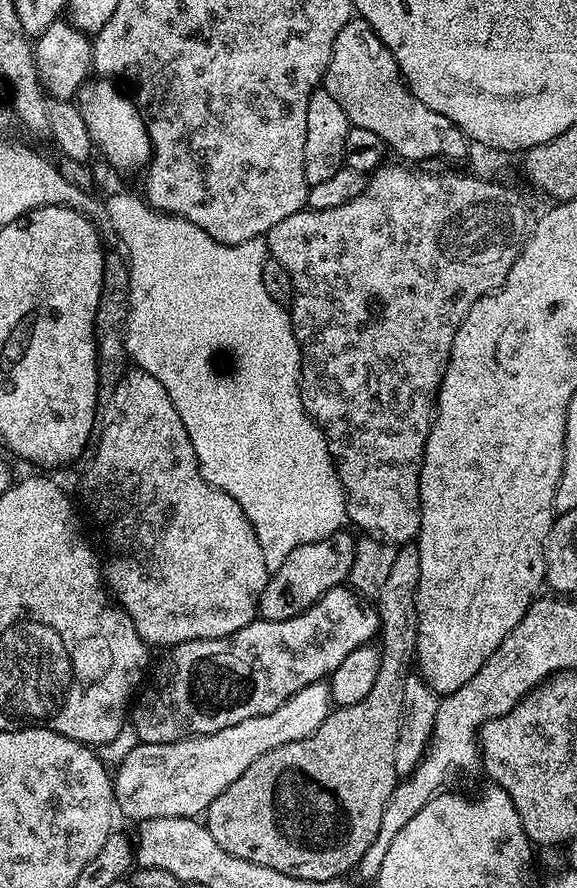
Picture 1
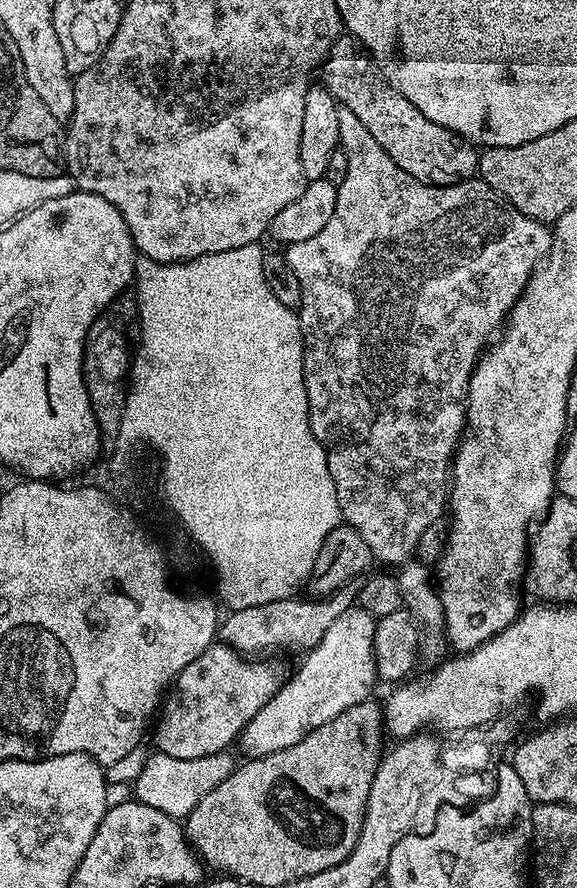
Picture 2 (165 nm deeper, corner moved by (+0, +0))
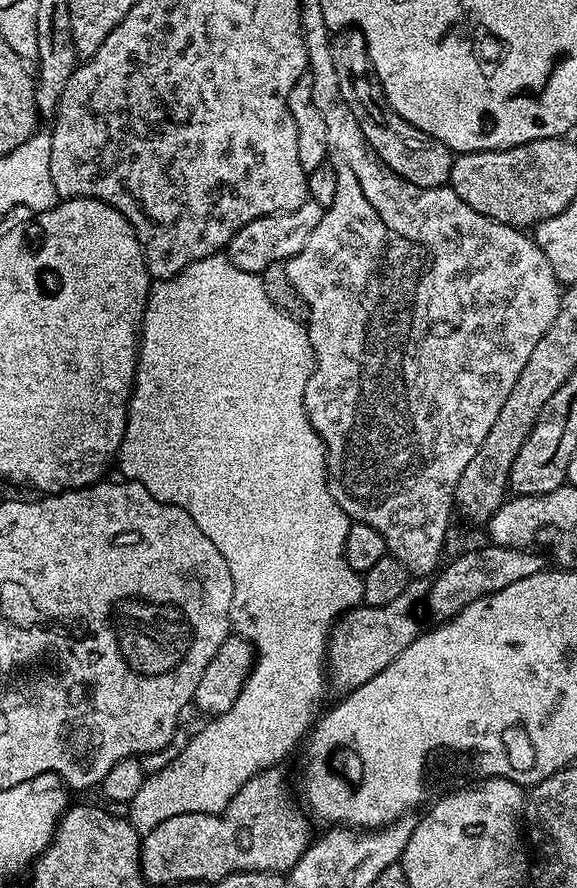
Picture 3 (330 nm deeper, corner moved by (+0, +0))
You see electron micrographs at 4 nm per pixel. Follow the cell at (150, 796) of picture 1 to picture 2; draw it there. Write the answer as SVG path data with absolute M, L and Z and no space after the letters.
M359 606L342 610L342 614L334 618L334 623L326 629L326 634L322 634L320 641L303 653L304 661L297 666L296 673L293 676L291 673L285 679L274 694L274 698L270 698L270 702L266 702L266 706L262 706L262 710L258 710L258 714L254 714L254 718L250 718L250 722L244 727L242 744L244 740L244 748L248 751L249 757L274 754L274 750L286 750L286 746L294 746L302 742L302 738L306 738L310 730L318 730L318 726L330 722L330 718L338 718L342 710L350 710L350 706L367 700L373 695L372 687L378 684L374 658L376 622L377 617L371 616L368 611Z

